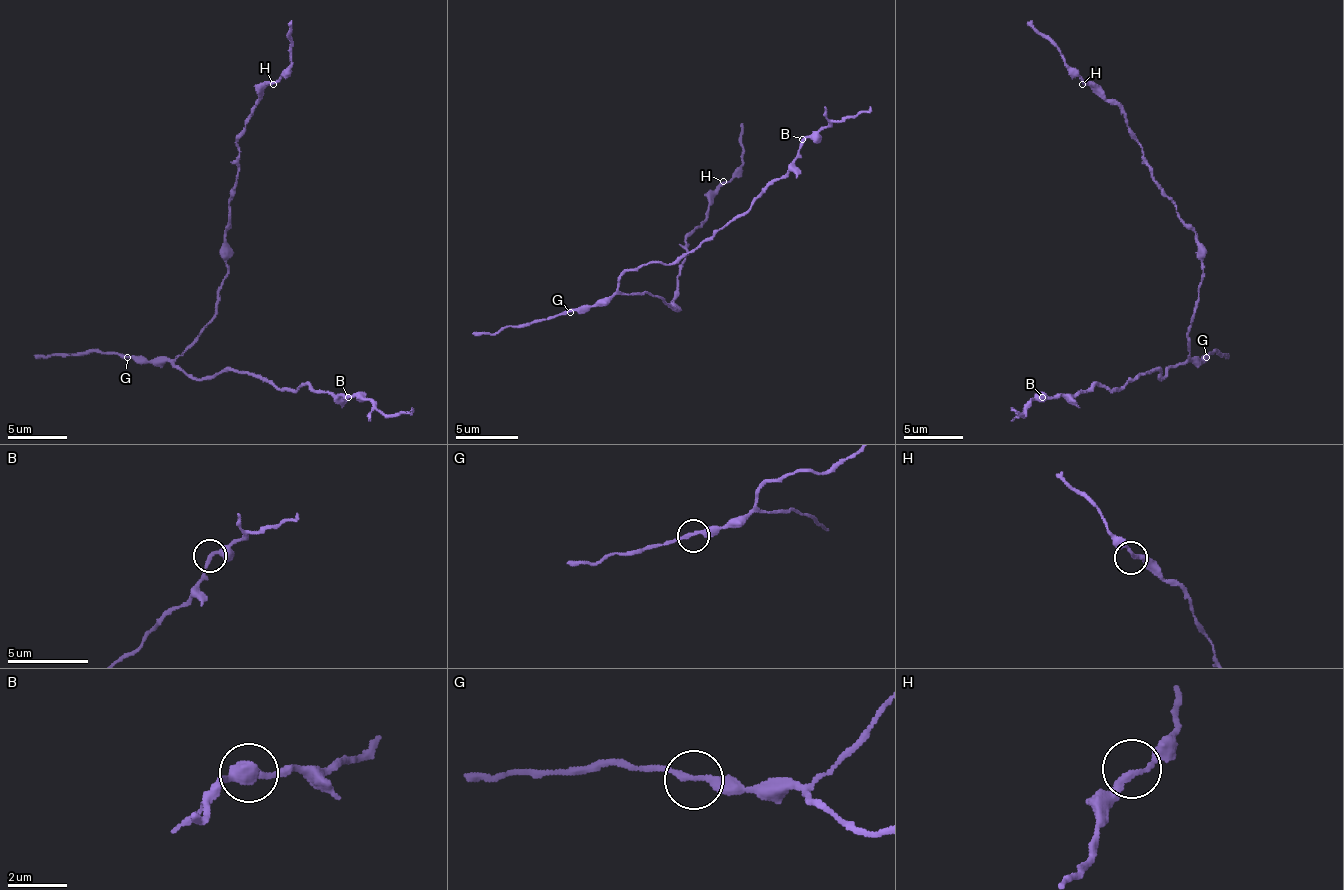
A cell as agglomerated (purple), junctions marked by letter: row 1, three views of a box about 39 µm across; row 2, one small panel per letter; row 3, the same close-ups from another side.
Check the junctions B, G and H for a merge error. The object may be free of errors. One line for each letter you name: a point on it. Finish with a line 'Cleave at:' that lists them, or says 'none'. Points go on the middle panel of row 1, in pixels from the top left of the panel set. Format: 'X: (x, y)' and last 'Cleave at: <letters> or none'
B: (802, 139)
Cleave at: B

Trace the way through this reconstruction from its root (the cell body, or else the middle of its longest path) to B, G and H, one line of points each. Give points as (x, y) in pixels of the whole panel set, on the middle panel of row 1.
B: (657, 297), (623, 293), (620, 278), (651, 262), (676, 262), (704, 240), (711, 240), (789, 168), (802, 140)
G: (657, 297), (651, 293), (613, 293), (592, 306), (579, 306), (570, 312)
H: (657, 297), (676, 309), (673, 293), (679, 265), (689, 246), (686, 240), (701, 224), (708, 199), (723, 181)

